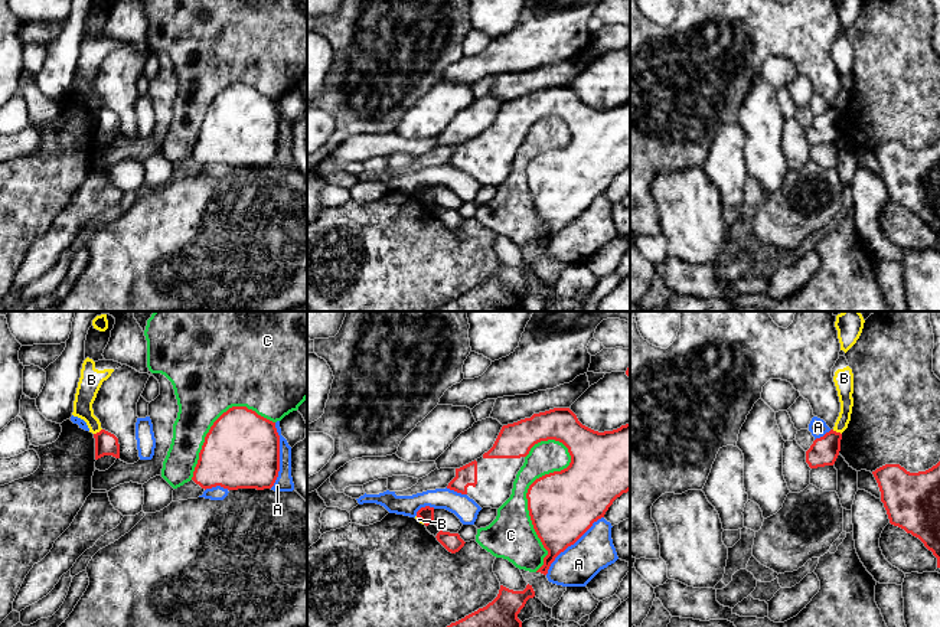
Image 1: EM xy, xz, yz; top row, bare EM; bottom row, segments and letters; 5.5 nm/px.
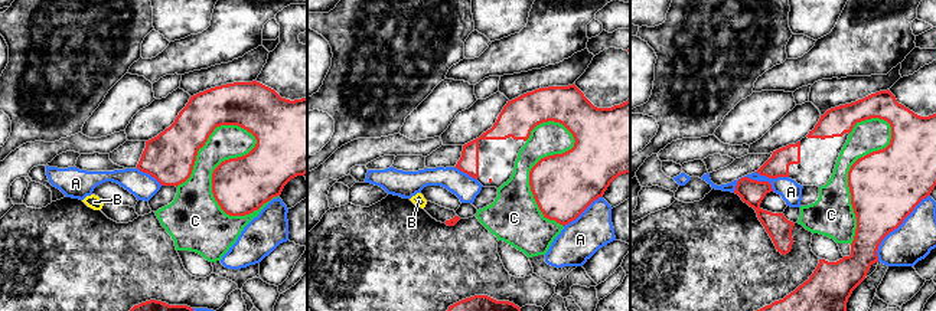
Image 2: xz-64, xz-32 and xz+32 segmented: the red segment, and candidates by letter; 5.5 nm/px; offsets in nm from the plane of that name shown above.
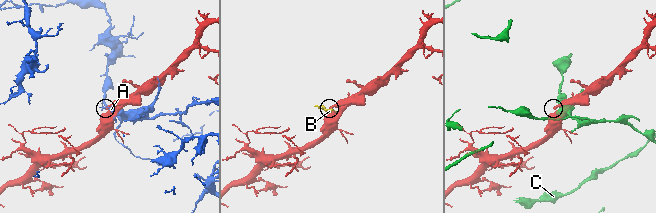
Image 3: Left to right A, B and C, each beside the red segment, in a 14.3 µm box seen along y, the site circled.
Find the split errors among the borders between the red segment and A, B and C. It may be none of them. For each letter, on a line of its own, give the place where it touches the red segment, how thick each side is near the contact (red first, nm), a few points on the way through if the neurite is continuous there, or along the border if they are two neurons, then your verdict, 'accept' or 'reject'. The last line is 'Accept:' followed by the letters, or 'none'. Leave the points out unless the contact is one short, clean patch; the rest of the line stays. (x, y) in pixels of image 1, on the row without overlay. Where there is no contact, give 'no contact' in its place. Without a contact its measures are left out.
A: meets red in xz at (571, 221); 380 nm thick on the red side, 220 nm on the other; reject
B: meets red in yz at (835, 108); 160 nm thick on the red side, 100 nm on the other; border along yz (832, 107), (841, 111); reject
C: meets red in xz at (526, 172); 380 nm thick on the red side, 260 nm on the other; reject
Accept: none

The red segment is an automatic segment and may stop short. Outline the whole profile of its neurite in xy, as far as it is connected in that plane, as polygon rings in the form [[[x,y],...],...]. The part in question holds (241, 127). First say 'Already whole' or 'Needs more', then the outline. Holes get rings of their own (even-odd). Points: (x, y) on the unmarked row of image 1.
Already whole. [[[232,84],[210,104],[192,157],[202,166],[271,166],[280,148],[275,99]]]

